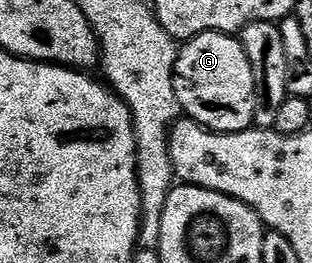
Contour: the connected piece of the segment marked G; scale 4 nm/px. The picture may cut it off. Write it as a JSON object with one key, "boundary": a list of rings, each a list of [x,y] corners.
{"boundary":[[[201,33],[199,37],[190,38],[178,50],[174,64],[174,86],[179,110],[189,120],[214,133],[239,133],[254,124],[256,83],[252,79],[252,63],[248,63],[248,55],[237,36],[228,33]]]}

